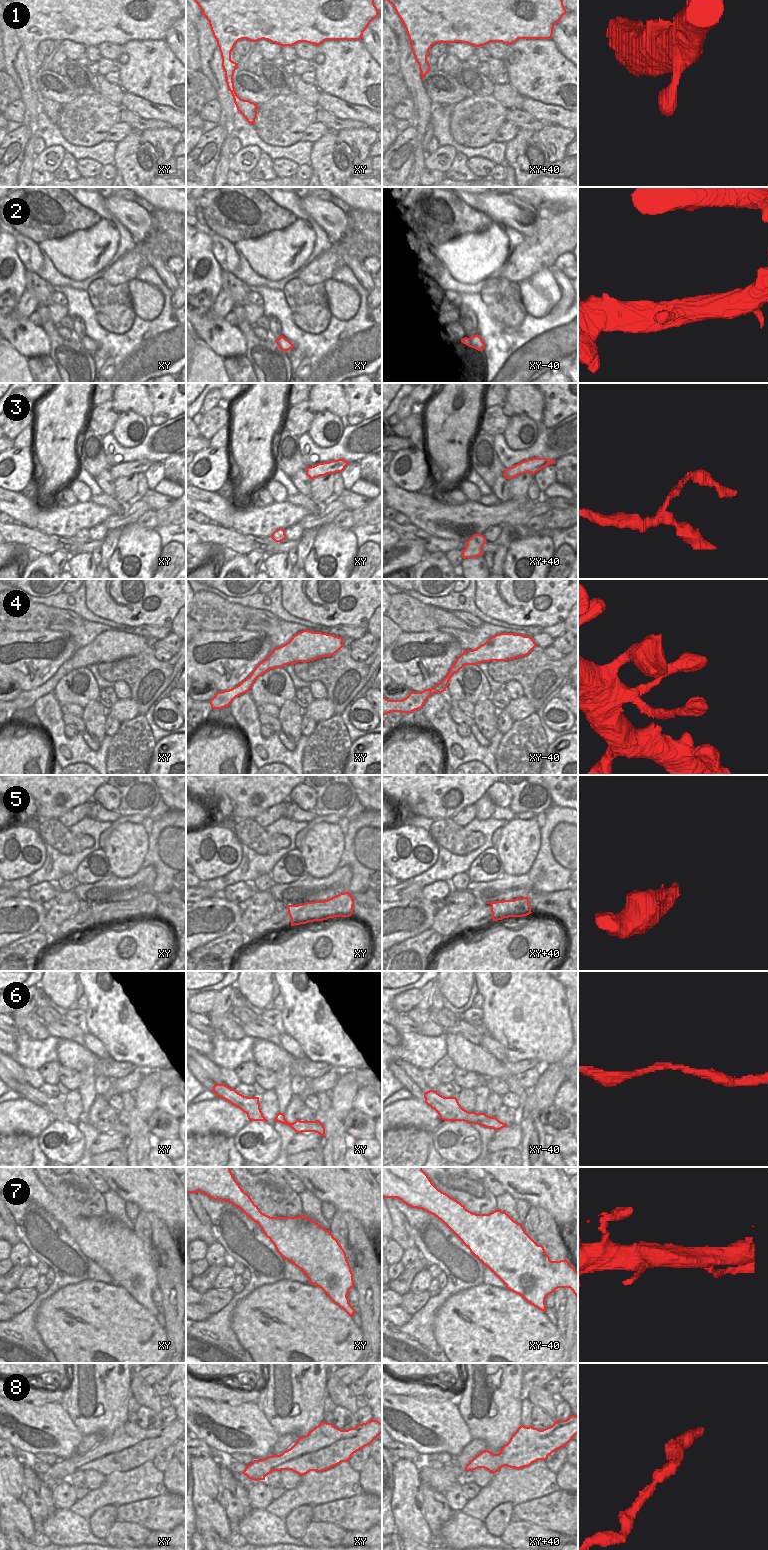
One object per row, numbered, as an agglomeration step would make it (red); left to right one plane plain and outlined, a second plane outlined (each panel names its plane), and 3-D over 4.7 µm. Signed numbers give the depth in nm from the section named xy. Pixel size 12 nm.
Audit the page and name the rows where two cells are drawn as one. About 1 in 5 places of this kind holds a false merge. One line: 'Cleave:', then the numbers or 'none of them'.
Cleave: 5

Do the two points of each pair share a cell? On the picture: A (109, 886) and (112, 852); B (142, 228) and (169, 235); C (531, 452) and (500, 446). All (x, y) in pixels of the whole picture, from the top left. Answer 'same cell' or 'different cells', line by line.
A: different cells
B: different cells
C: same cell

